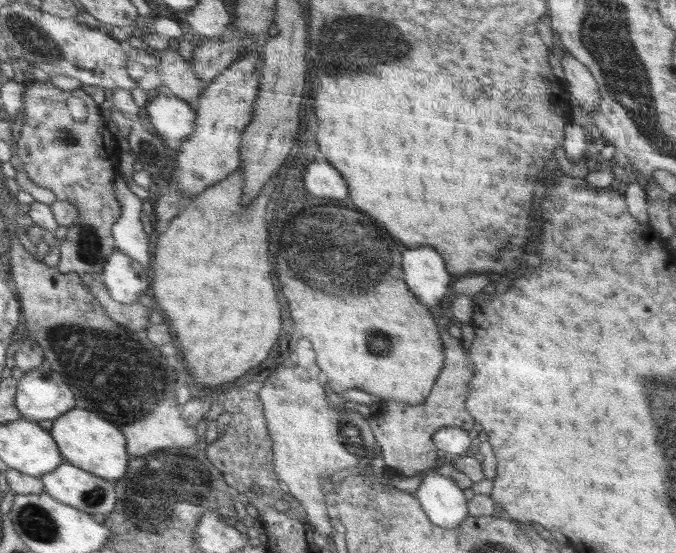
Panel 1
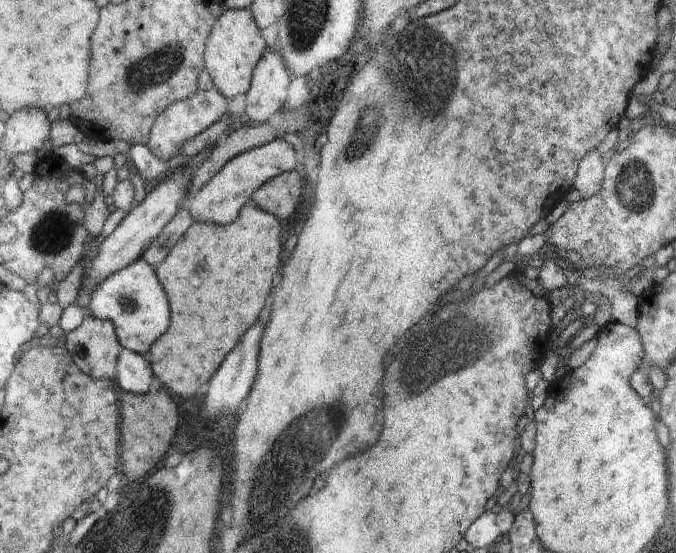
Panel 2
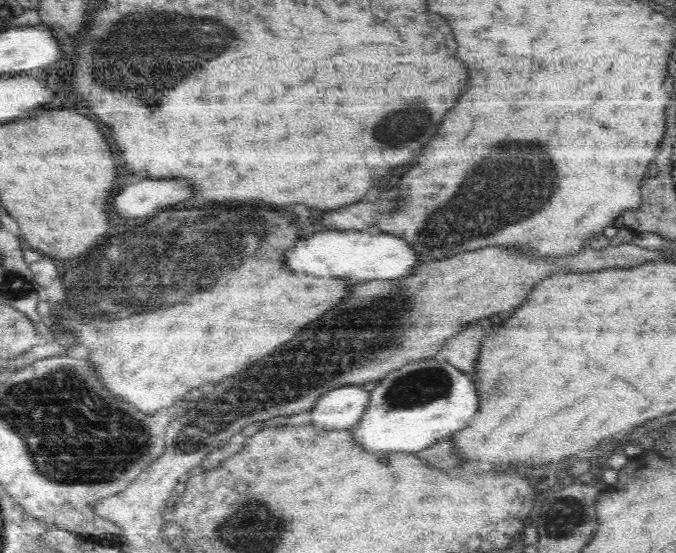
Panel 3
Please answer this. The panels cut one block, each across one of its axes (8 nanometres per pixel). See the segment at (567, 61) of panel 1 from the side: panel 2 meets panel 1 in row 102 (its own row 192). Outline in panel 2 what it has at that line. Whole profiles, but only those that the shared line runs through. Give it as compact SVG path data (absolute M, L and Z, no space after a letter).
M592 150L582 158L573 184L573 189L576 188L580 192L582 199L589 199L602 190L604 166L598 150Z

